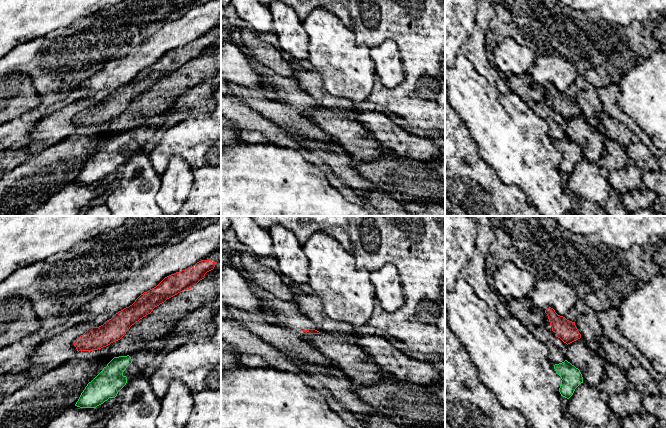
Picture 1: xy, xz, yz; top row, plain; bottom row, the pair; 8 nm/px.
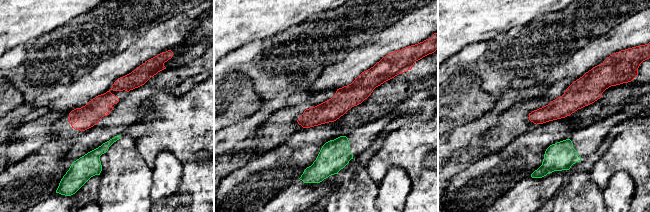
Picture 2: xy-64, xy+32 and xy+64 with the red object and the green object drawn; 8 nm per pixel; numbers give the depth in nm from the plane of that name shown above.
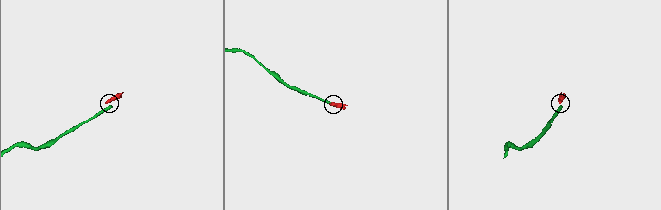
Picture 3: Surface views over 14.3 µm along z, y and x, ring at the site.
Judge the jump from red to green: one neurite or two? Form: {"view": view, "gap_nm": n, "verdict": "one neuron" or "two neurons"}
{"view": "xy", "gap_nm": 110, "verdict": "two neurons"}

